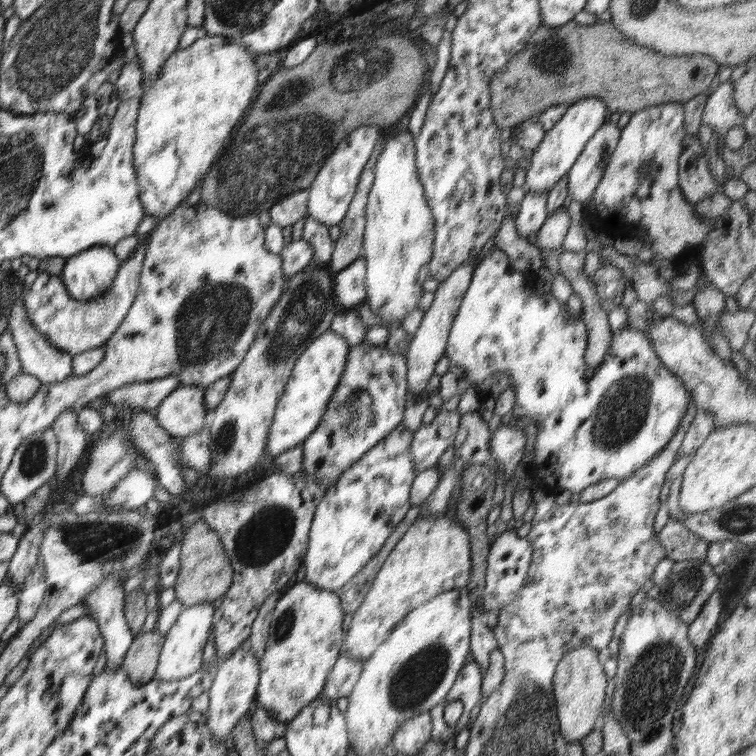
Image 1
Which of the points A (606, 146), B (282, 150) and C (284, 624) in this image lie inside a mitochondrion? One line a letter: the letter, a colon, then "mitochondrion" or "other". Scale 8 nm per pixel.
A: mitochondrion
B: mitochondrion
C: mitochondrion

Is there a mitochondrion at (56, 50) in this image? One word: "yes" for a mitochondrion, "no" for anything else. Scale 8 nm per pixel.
yes

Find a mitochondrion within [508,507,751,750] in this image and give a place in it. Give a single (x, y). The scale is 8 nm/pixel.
(652, 686)

